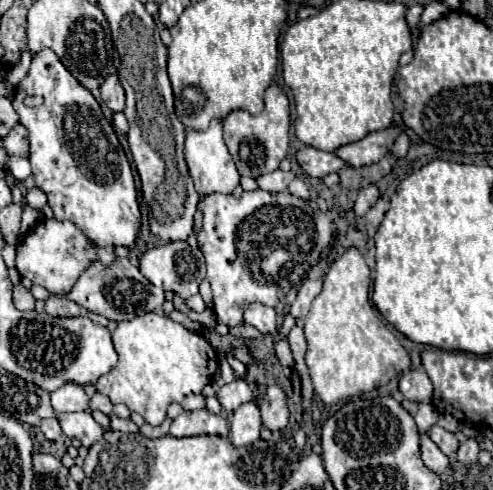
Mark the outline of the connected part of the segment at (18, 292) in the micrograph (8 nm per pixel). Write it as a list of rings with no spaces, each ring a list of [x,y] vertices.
[[[18,284],[18,286],[14,286],[14,296],[12,296],[12,300],[14,300],[14,306],[18,308],[18,310],[34,310],[34,296],[30,294],[30,290],[28,288],[24,288],[22,284]]]

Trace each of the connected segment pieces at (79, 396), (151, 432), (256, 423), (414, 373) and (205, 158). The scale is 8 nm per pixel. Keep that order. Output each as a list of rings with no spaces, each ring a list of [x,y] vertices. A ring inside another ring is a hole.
[[[64,384],[60,390],[50,394],[52,398],[52,408],[56,412],[80,412],[80,410],[88,410],[90,408],[90,398],[86,396],[84,388],[78,384]]]
[[[166,418],[162,422],[162,426],[150,426],[150,424],[144,424],[140,428],[140,432],[146,436],[146,438],[162,438],[168,434],[168,428],[170,428],[170,418]]]
[[[246,402],[240,406],[230,420],[230,436],[232,446],[248,446],[260,438],[260,410],[254,402]]]
[[[420,368],[410,370],[400,378],[400,392],[404,394],[406,400],[418,402],[418,404],[432,402],[432,382],[430,382],[428,374]]]
[[[212,120],[208,130],[190,130],[186,134],[186,144],[184,144],[184,156],[186,156],[186,164],[190,170],[190,176],[194,180],[194,188],[200,196],[206,194],[232,194],[232,190],[240,184],[240,174],[236,170],[236,164],[232,162],[232,156],[224,144],[222,138],[222,122],[220,120]]]

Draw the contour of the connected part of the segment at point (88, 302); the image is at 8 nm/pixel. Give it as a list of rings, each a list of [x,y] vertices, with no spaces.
[[[116,258],[112,264],[102,264],[100,260],[94,260],[92,266],[88,266],[84,274],[80,274],[78,282],[72,286],[66,298],[86,308],[88,312],[104,316],[106,320],[122,322],[146,312],[160,312],[164,304],[164,290],[152,286],[152,282],[138,274],[138,268],[126,266],[126,258]]]

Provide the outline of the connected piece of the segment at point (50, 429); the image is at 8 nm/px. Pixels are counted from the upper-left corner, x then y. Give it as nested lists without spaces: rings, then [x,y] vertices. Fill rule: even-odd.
[[[44,418],[42,420],[42,432],[48,440],[56,440],[62,436],[62,430],[60,430],[60,424],[56,418]]]

